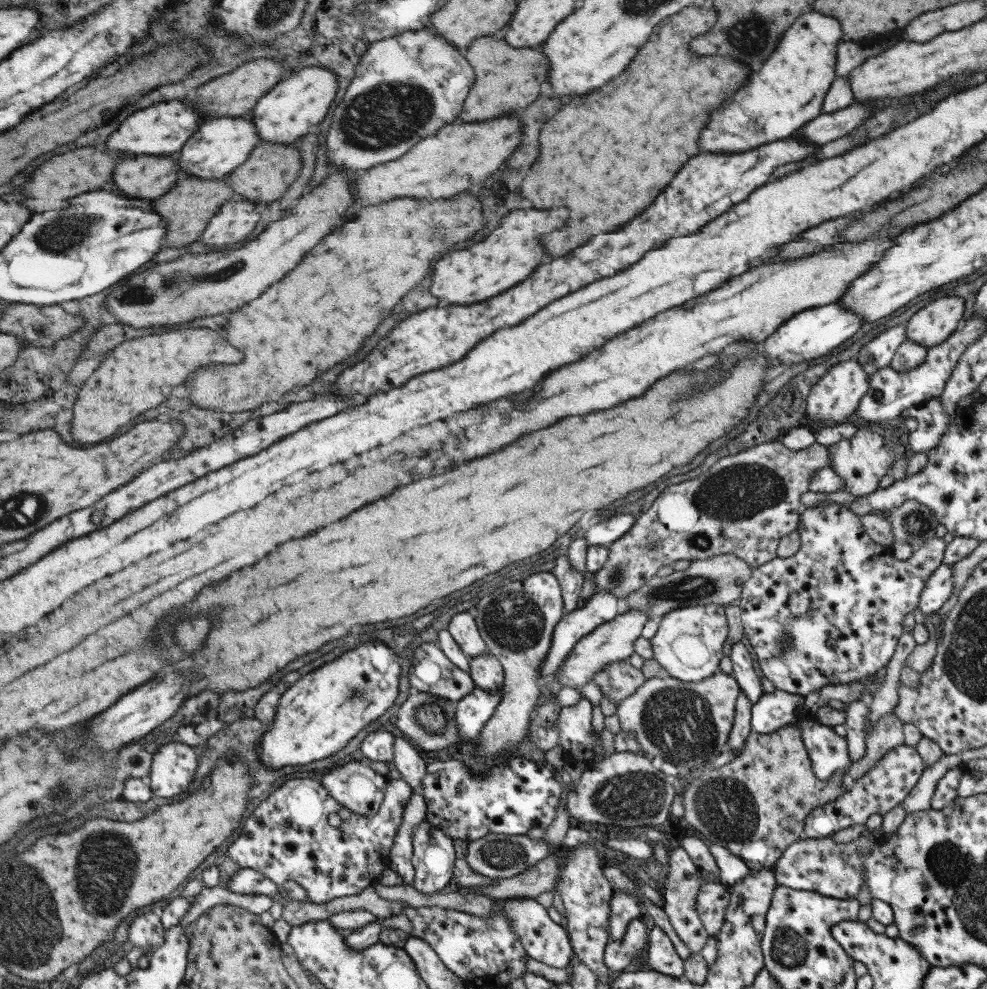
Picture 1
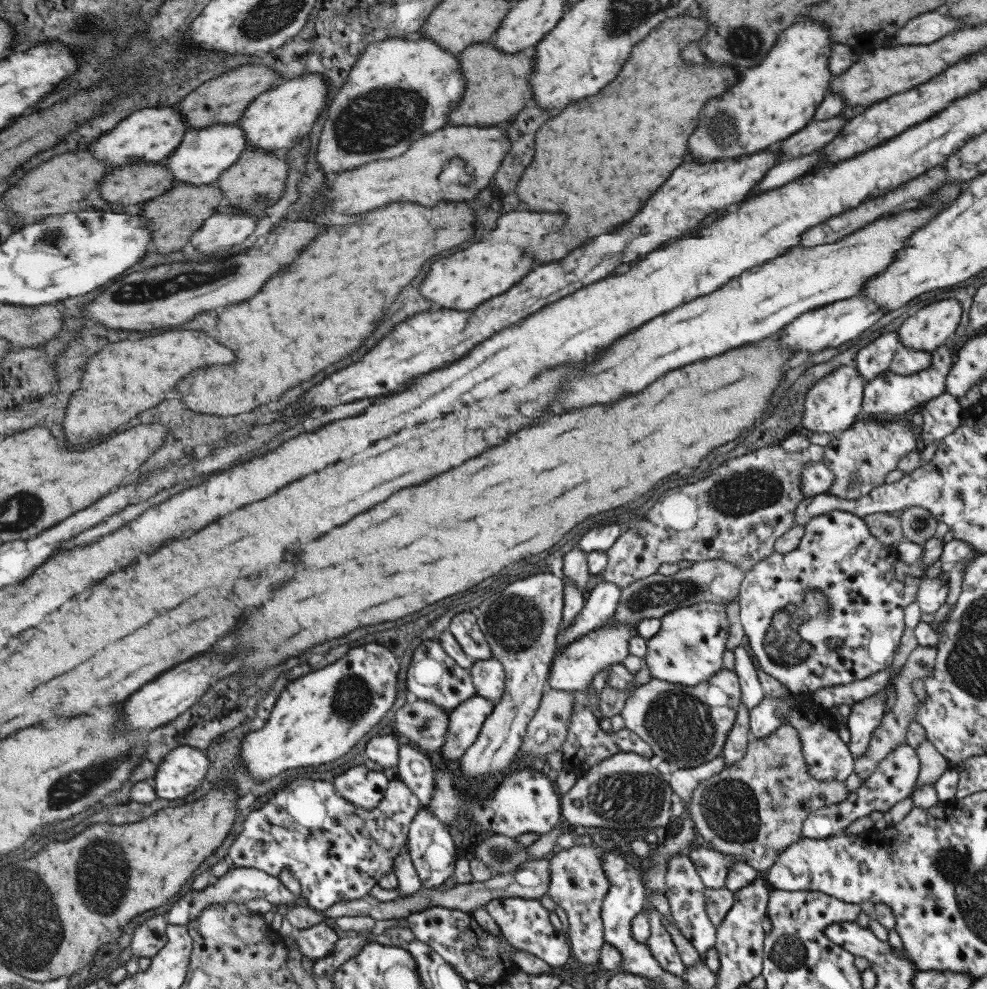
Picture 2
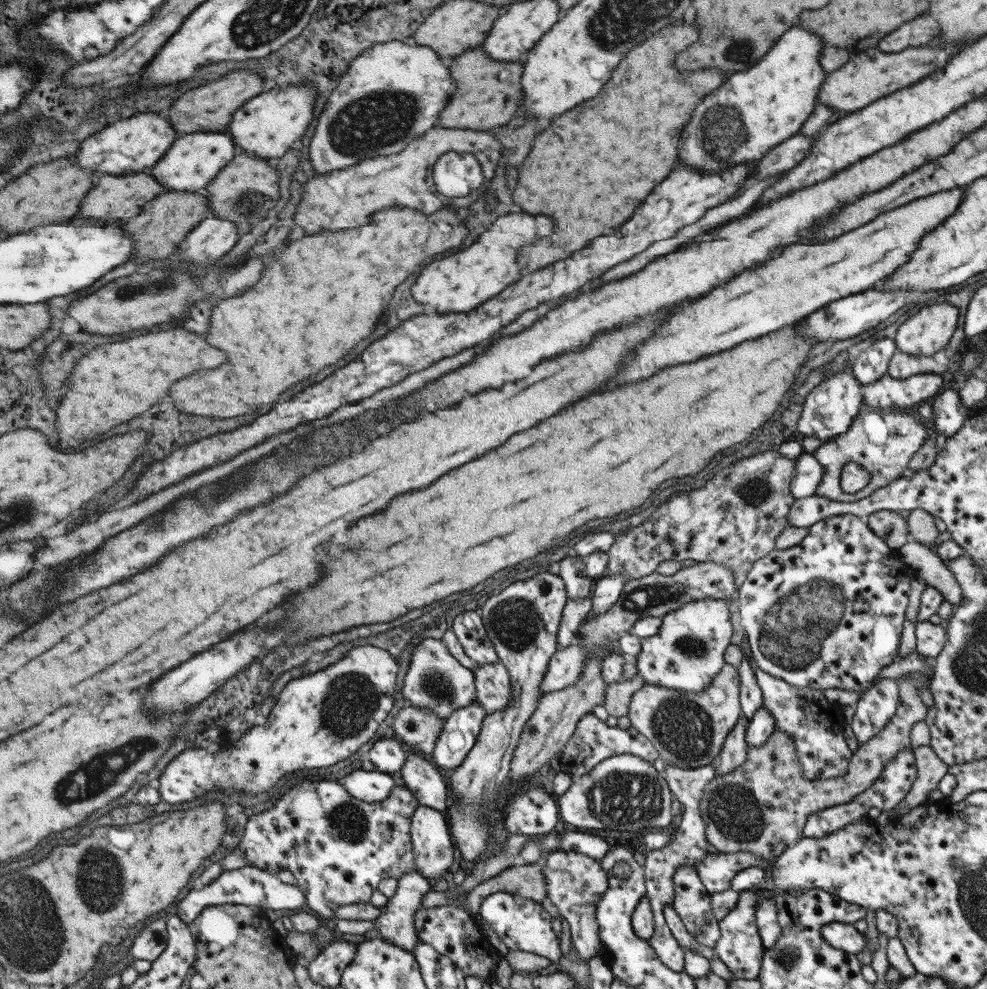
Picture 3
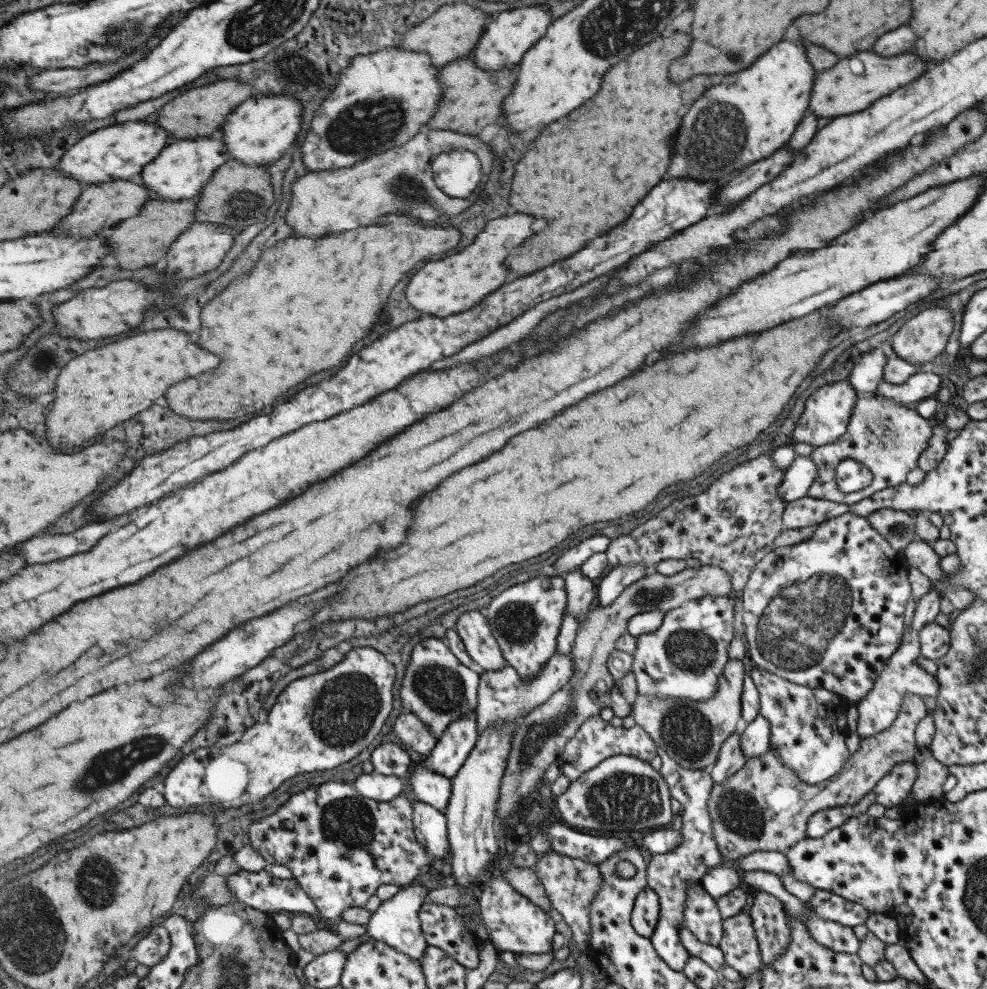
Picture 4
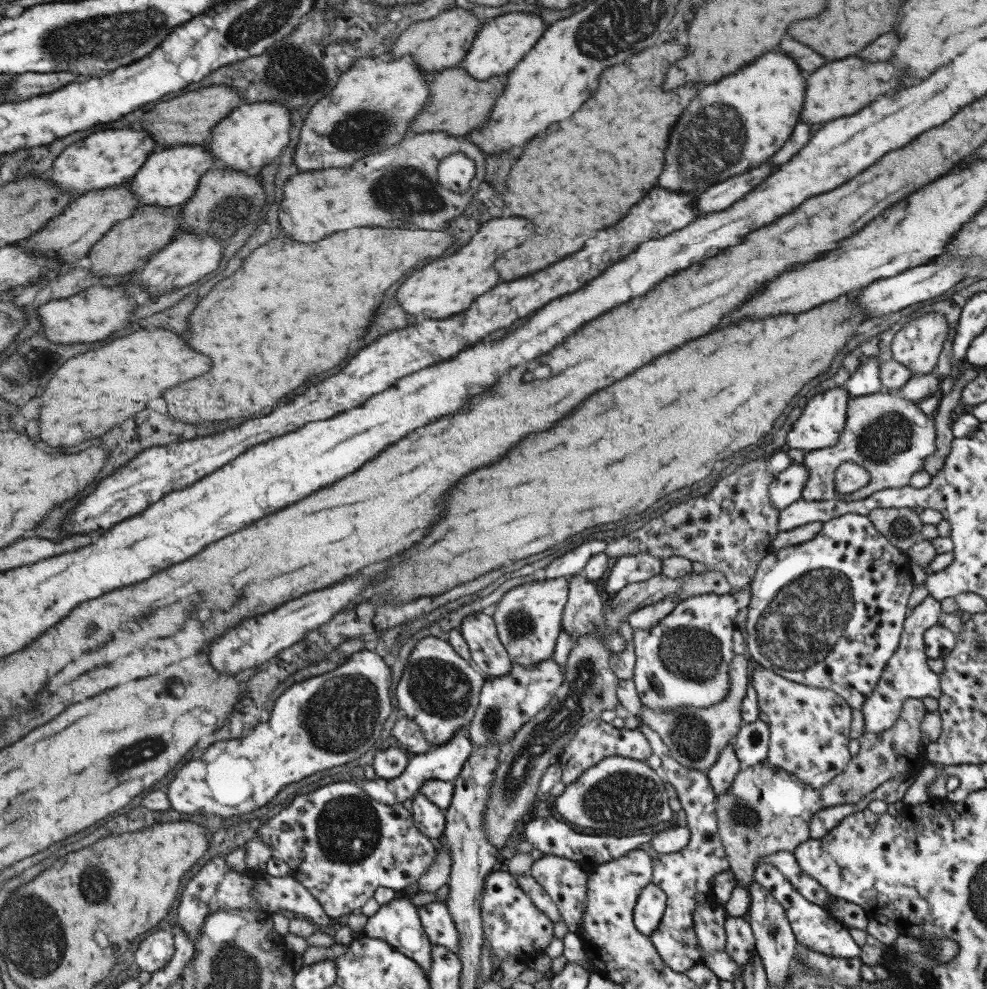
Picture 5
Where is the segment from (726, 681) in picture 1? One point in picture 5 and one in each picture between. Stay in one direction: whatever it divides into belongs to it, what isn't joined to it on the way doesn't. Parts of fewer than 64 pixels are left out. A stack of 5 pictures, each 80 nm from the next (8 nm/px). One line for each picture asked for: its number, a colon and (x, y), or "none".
2: (686, 726)
3: (690, 734)
4: (691, 732)
5: (694, 737)

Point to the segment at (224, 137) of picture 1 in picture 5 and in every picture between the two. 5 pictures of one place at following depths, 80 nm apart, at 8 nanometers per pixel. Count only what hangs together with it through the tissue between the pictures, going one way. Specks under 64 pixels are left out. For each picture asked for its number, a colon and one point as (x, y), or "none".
2: (203, 154)
3: (190, 163)
4: (182, 167)
5: (168, 177)

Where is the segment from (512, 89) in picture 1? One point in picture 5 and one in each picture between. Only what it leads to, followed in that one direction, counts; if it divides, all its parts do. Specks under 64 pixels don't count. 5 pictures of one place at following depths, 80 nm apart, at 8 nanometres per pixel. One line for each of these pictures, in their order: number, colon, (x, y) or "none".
2: (496, 88)
3: (487, 93)
4: (475, 97)
5: (472, 99)

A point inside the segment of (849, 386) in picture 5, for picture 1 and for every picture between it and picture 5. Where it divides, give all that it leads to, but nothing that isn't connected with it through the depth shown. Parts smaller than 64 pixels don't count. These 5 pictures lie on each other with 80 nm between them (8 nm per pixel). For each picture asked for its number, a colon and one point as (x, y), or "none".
1: (877, 353)
2: (874, 358)
3: (870, 364)
4: (867, 373)

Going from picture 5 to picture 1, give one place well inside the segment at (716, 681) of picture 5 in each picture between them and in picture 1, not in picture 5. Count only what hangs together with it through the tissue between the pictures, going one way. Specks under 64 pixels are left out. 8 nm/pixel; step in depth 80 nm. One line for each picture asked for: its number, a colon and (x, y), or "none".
1: (687, 644)
2: (687, 649)
3: (686, 652)
4: (681, 660)

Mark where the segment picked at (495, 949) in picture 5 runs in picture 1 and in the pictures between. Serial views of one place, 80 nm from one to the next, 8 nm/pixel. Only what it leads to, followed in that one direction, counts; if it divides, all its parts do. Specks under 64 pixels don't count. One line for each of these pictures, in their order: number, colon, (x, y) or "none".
1: (543, 940)
2: (523, 923)
3: (521, 924)
4: (513, 923)

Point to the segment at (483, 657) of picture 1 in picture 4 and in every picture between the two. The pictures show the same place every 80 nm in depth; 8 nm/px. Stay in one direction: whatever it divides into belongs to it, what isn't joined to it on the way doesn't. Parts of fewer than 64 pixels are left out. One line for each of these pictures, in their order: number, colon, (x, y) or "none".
2: (487, 678)
3: (493, 691)
4: (501, 696)

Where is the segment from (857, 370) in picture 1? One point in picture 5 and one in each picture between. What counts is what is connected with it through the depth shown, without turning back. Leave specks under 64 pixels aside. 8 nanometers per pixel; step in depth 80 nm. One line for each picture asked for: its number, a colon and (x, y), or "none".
2: (831, 404)
3: (827, 410)
4: (824, 417)
5: (821, 421)

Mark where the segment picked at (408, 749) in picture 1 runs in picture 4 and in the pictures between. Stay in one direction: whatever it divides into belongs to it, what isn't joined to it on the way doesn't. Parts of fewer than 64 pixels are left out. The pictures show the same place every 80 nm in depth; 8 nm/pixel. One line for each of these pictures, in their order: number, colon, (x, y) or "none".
2: (414, 770)
3: (419, 776)
4: (425, 786)

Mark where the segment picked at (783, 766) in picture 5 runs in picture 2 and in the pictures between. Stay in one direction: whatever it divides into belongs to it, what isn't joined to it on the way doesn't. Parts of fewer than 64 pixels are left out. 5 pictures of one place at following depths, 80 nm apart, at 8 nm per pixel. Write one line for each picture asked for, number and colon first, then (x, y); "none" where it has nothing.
2: (827, 758)
3: (815, 725)
4: (807, 726)

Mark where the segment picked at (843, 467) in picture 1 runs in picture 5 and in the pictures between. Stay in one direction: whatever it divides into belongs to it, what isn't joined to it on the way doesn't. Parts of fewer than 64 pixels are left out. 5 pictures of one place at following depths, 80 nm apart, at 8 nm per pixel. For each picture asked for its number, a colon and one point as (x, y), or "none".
2: (869, 450)
3: (882, 441)
4: (885, 436)
5: (882, 433)

